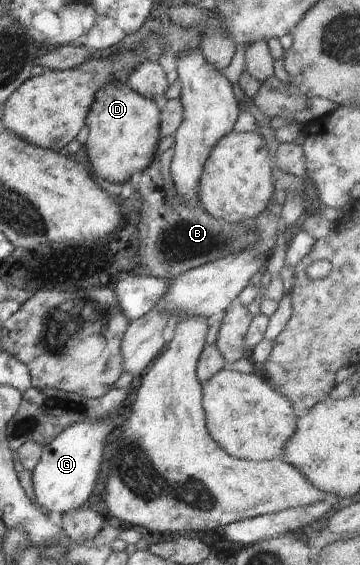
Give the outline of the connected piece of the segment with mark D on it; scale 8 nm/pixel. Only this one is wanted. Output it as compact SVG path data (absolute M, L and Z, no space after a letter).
M118 79L95 92L85 124L89 130L85 149L93 172L98 178L114 184L131 180L133 174L143 172L151 164L161 138L160 110L156 102L131 90Z

